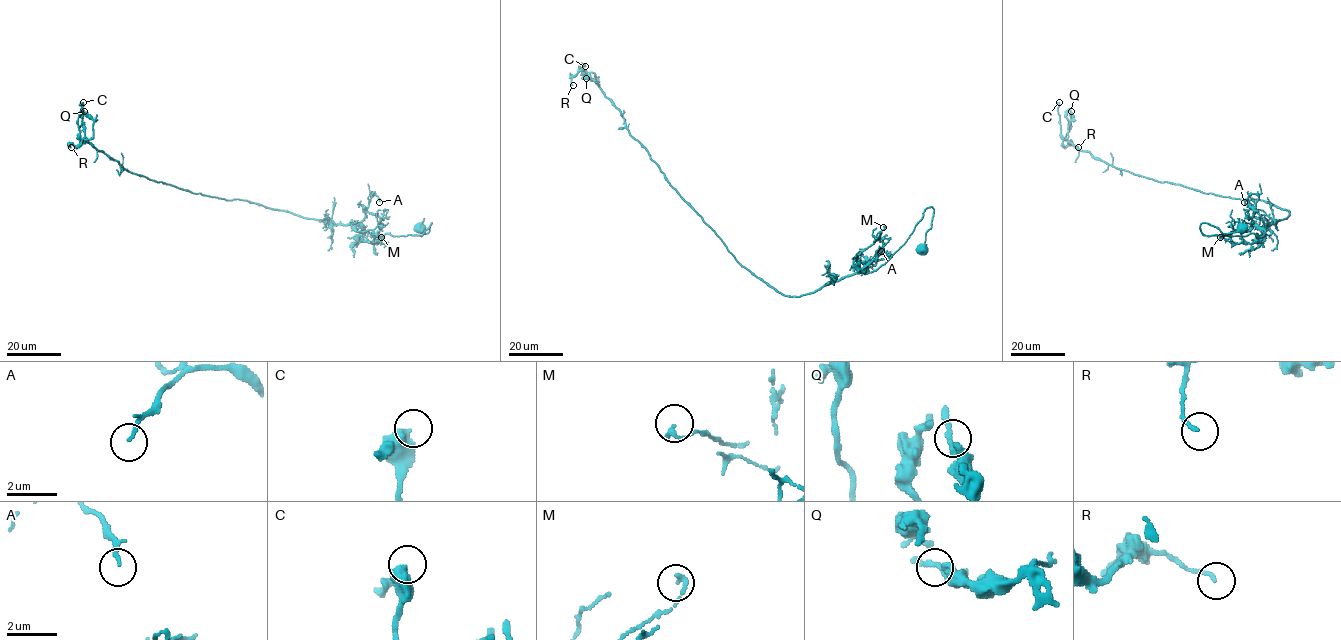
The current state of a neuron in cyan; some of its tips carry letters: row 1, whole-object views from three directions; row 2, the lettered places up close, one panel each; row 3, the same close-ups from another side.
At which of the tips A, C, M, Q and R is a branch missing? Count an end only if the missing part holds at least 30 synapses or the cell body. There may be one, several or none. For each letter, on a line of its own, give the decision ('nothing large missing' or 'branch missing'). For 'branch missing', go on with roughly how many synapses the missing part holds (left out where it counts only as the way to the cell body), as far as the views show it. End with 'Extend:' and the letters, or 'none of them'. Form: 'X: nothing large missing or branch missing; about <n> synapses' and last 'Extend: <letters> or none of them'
A: nothing large missing
C: nothing large missing
M: nothing large missing
Q: nothing large missing
R: nothing large missing
Extend: none of them

